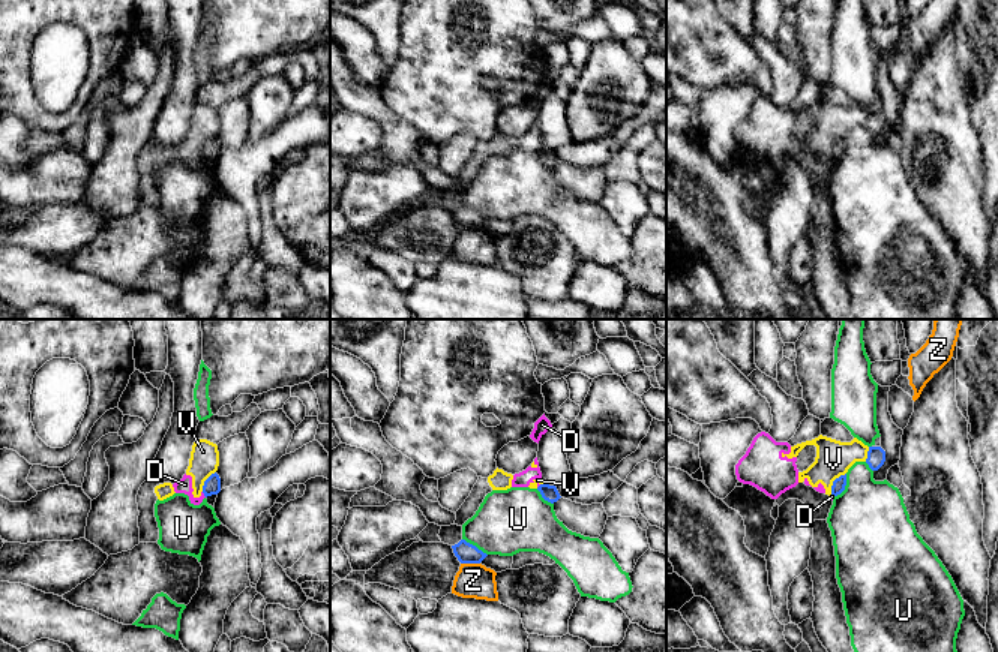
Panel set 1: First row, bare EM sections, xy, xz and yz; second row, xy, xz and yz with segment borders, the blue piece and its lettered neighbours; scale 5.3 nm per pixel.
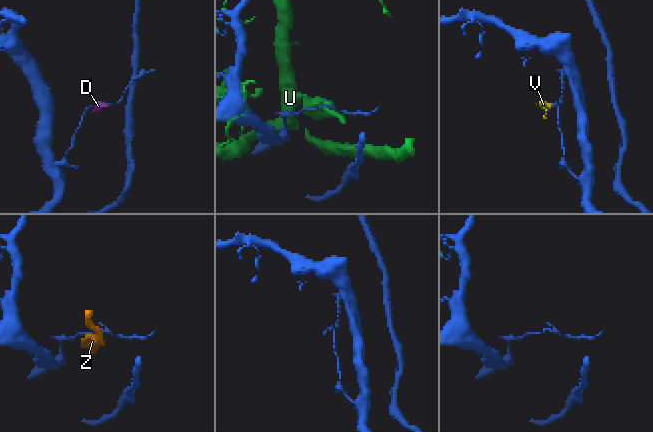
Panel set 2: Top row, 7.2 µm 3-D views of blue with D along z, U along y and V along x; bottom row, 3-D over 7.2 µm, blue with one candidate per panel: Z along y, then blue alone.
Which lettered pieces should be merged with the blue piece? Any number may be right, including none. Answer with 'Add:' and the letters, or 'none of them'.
Add: none of them

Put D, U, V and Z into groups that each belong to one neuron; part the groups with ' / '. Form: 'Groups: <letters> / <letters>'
Groups: D V / U / Z

